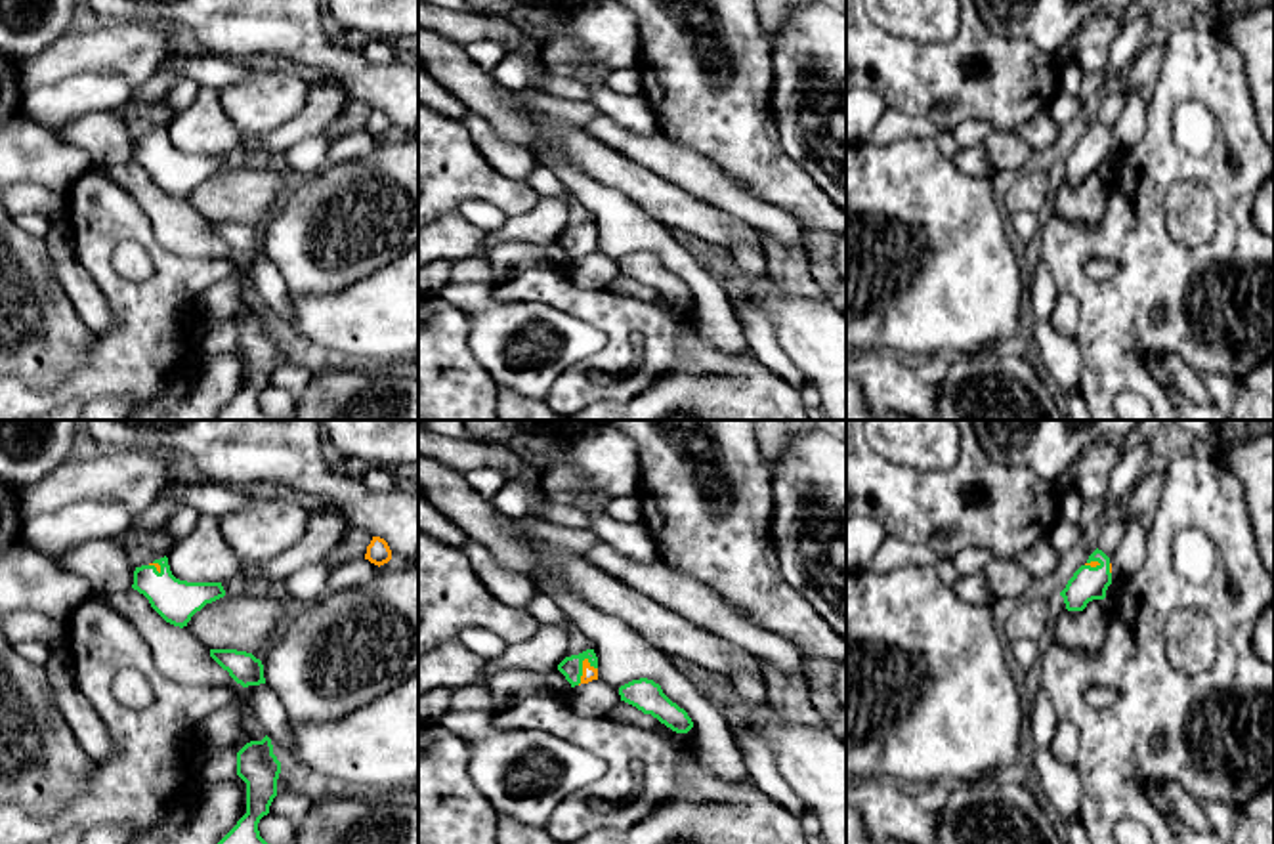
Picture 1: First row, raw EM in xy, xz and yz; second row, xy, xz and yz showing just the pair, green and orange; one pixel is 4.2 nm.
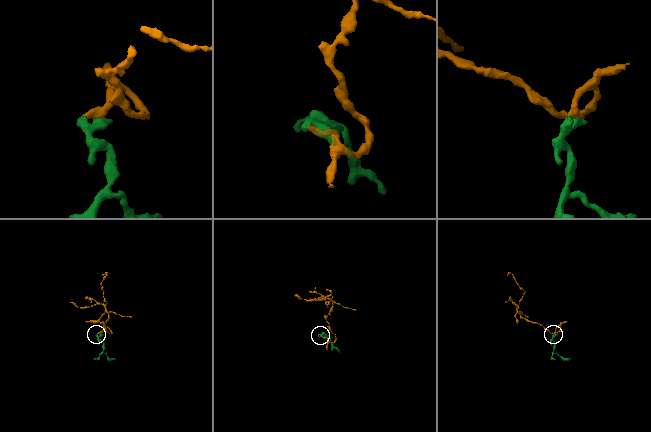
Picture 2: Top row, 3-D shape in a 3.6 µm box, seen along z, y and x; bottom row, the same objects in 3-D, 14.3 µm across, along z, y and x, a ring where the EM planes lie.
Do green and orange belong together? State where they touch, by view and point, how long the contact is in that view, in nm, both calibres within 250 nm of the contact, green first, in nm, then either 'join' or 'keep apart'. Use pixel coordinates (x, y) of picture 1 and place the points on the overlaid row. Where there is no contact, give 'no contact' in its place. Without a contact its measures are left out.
meets green in xz at (581, 671); contact 130 nm long; 100 nm thick on the green side, 60 nm on the other; join

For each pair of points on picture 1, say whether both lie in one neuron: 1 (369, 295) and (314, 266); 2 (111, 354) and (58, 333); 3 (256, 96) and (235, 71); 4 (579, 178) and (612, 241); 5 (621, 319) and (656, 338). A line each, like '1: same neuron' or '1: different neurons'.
1: different neurons
2: different neurons
3: different neurons
4: same neuron
5: same neuron

